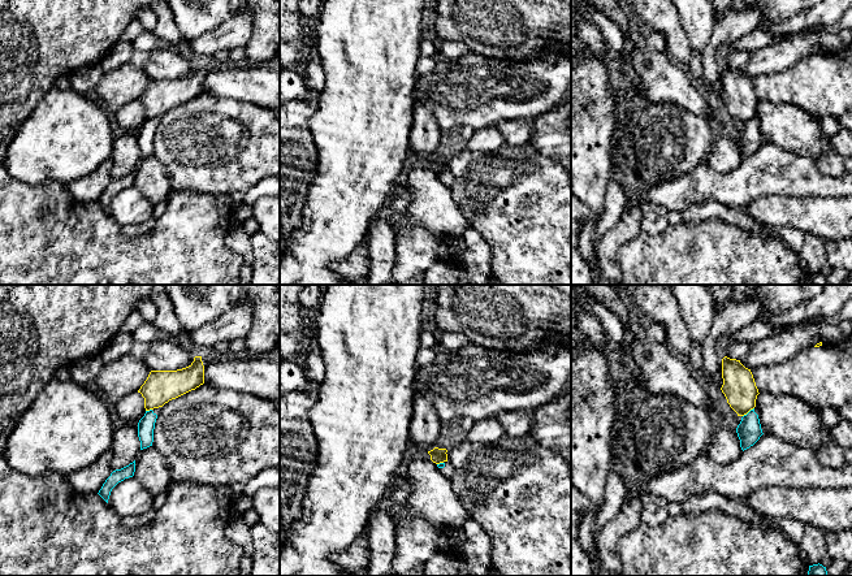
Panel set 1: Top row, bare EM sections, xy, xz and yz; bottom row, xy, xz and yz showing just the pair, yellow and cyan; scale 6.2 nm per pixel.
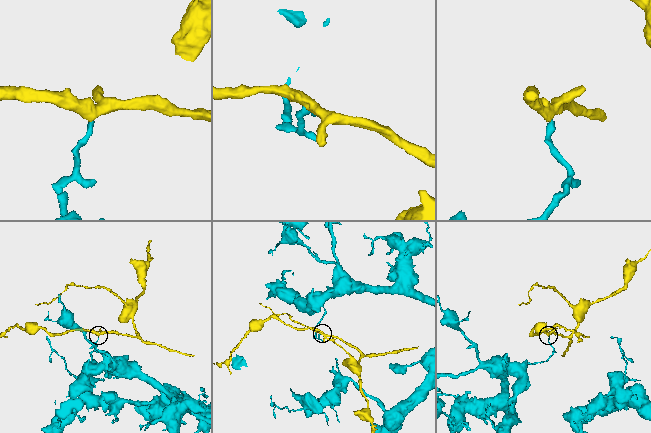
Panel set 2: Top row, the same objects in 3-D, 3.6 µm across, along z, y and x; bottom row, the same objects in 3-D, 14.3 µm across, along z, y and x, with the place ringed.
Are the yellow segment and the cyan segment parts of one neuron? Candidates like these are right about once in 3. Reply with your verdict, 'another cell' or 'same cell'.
another cell

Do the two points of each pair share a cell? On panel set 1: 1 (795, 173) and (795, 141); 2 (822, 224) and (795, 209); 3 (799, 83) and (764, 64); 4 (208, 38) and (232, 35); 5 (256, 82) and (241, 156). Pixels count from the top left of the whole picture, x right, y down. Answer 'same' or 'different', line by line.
1: different
2: same
3: different
4: same
5: different

